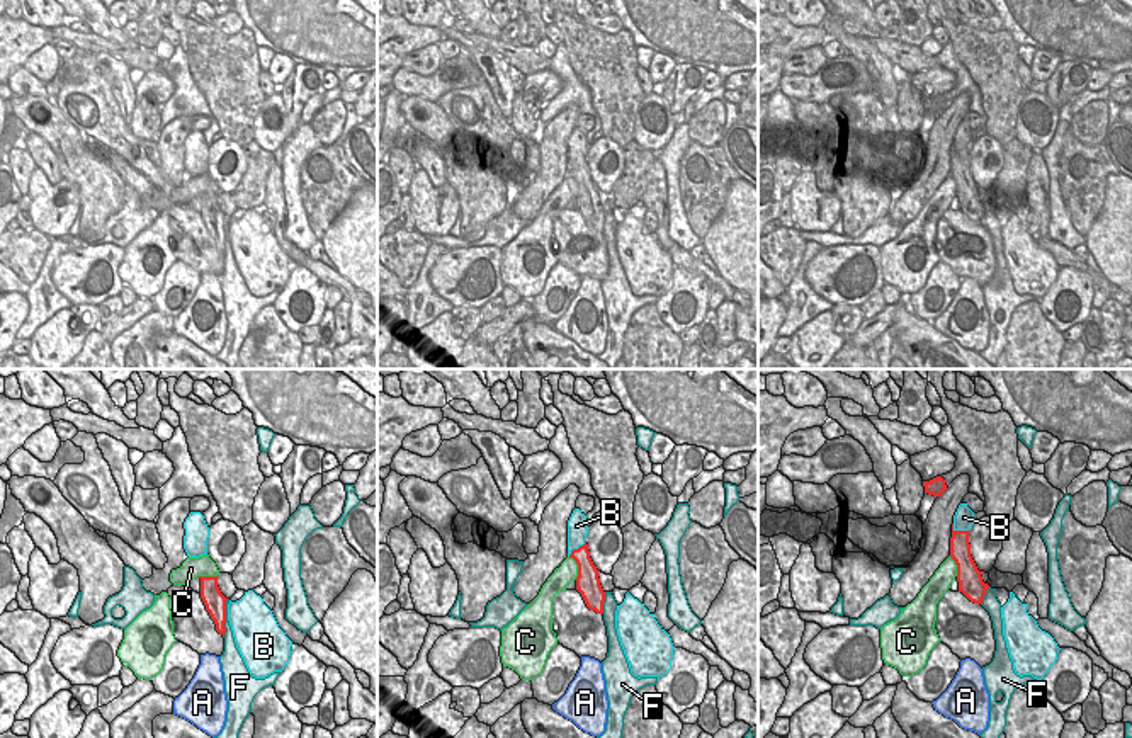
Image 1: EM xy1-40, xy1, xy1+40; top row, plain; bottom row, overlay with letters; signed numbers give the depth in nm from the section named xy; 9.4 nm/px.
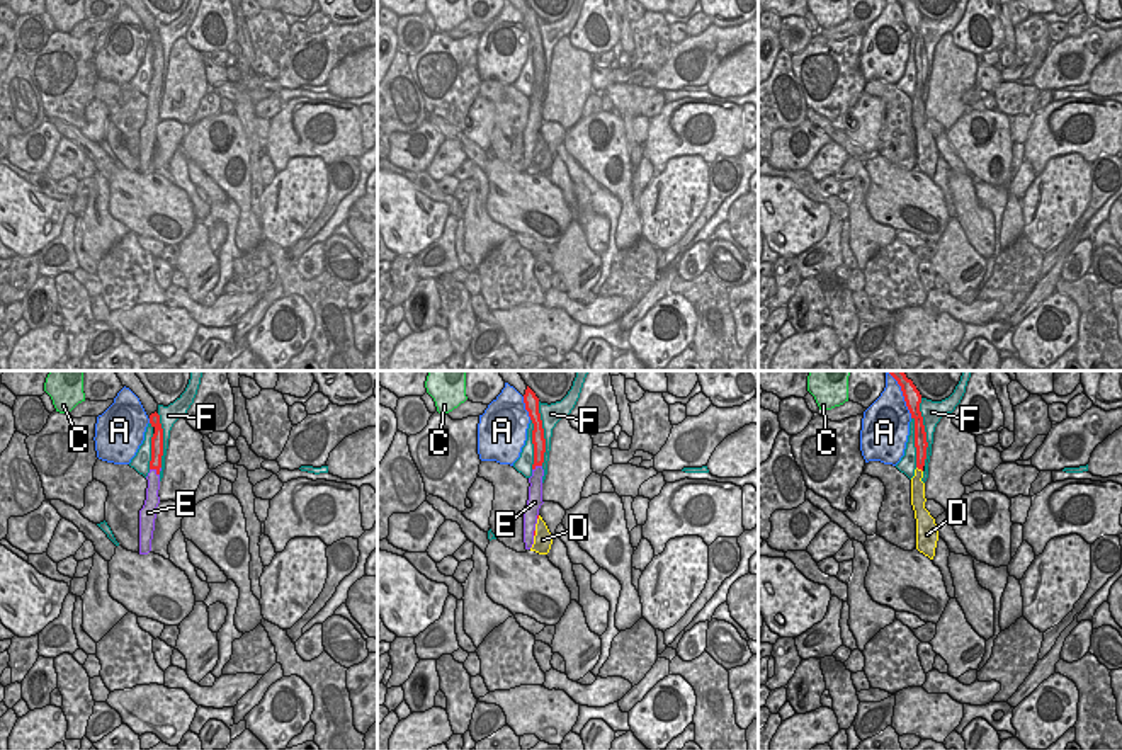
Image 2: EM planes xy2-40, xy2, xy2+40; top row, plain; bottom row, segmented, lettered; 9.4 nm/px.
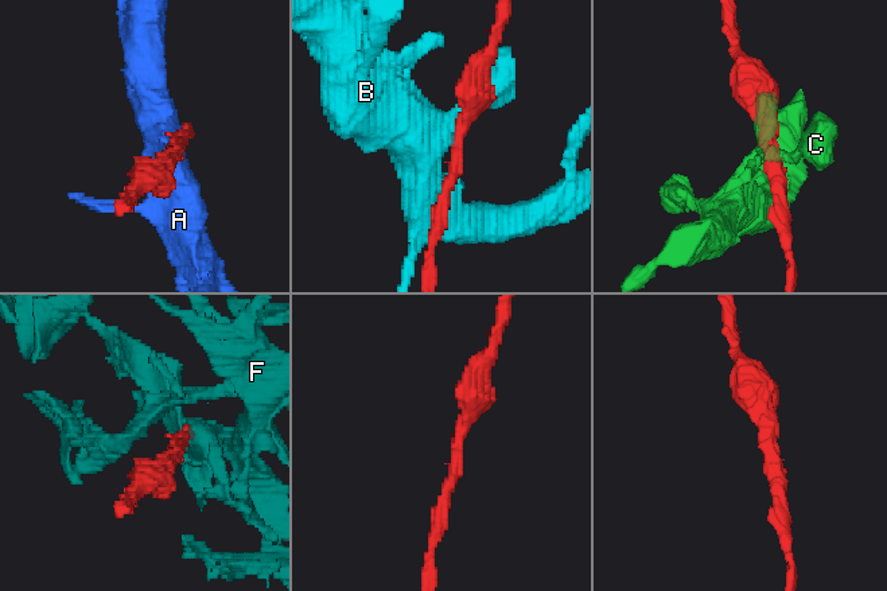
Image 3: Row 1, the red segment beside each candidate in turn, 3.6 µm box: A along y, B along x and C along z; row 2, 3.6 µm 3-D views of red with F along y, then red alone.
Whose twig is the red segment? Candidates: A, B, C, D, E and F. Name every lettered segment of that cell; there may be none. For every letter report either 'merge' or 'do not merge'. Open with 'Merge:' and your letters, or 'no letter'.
Merge: E
A: do not merge
B: do not merge
C: do not merge
D: do not merge
E: merge
F: do not merge

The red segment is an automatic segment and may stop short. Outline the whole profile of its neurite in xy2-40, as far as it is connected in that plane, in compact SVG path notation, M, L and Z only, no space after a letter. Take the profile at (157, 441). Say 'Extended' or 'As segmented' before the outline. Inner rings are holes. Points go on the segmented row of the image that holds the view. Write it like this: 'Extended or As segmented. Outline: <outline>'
Extended. Outline: M155 412L150 415L150 423L155 429L151 437L151 461L150 473L146 476L146 500L139 510L139 554L148 554L151 551L151 539L155 531L156 507L160 503L160 471L163 456L163 429L160 423L160 415Z

